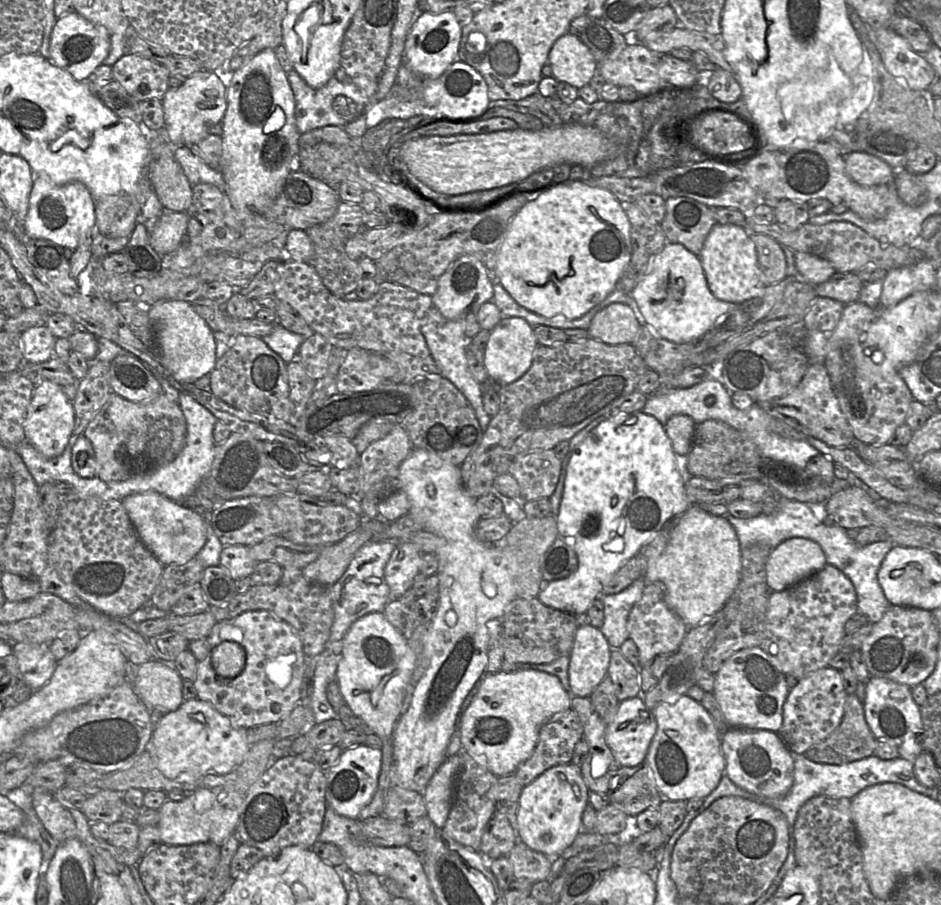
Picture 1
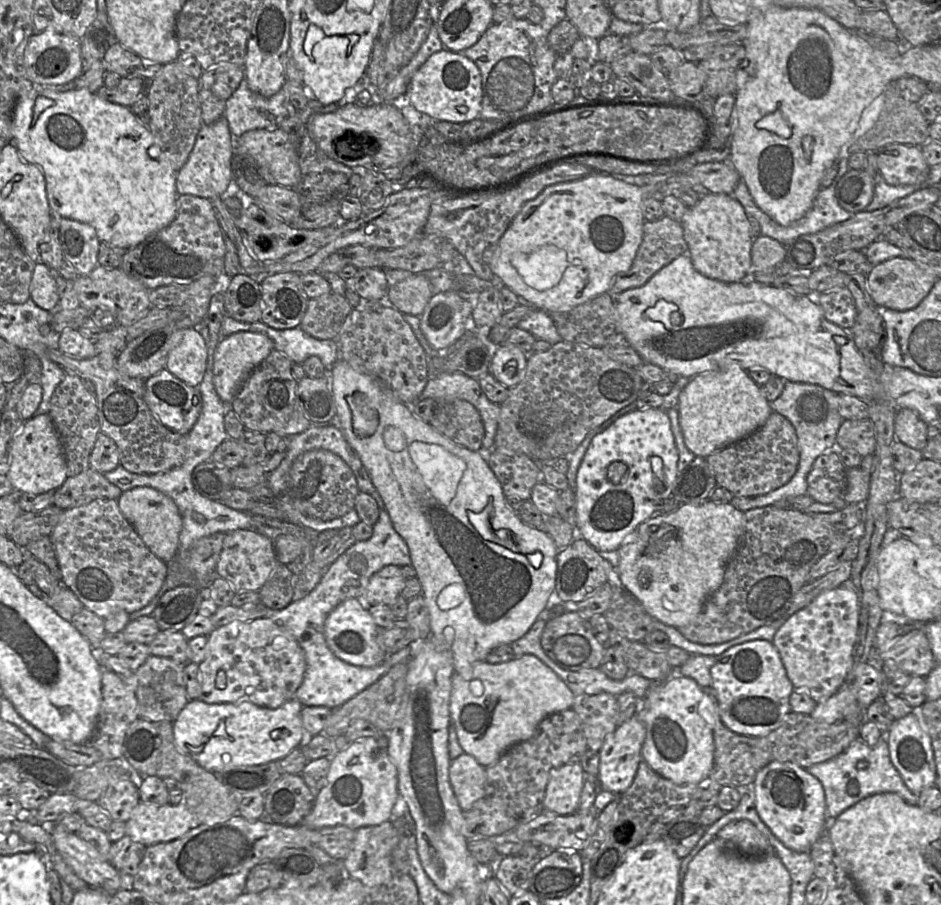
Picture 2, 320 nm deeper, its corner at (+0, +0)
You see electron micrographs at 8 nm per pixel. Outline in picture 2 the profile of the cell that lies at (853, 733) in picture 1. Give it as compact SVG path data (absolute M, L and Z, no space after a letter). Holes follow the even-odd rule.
M715 702L711 703L711 711L707 712L707 724L713 732L714 738L714 762L708 782L718 785L751 786L756 774L767 764L773 761L791 762L805 769L812 765L830 760L844 752L850 744L860 737L861 725L841 721L835 724L820 722L808 714L791 711L781 725L766 736L745 736L728 729L721 720L719 707Z

